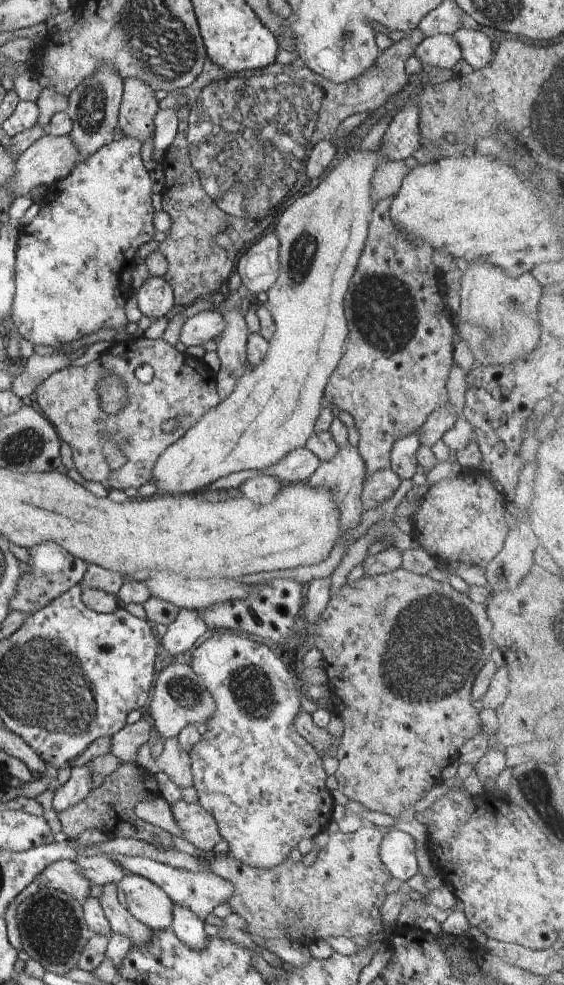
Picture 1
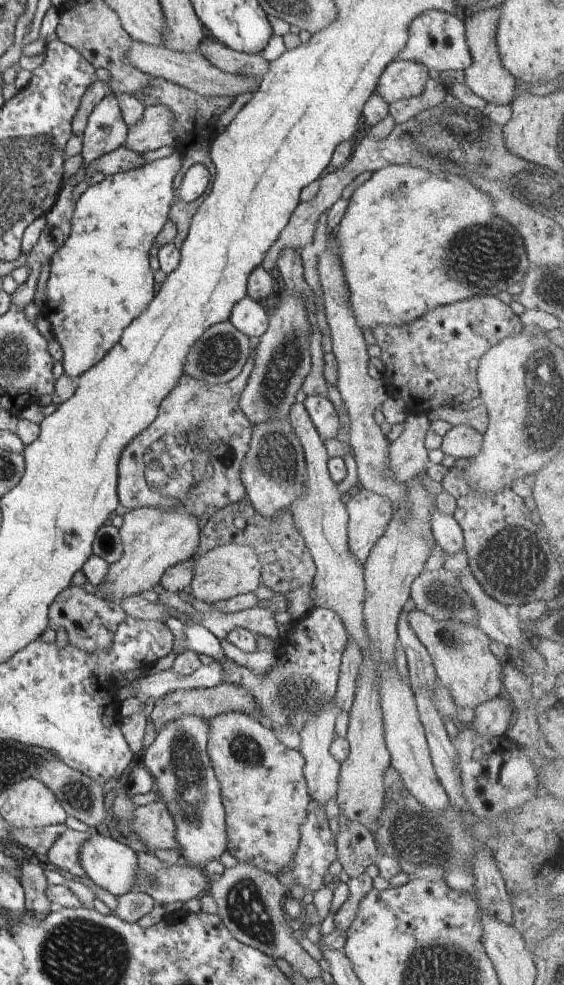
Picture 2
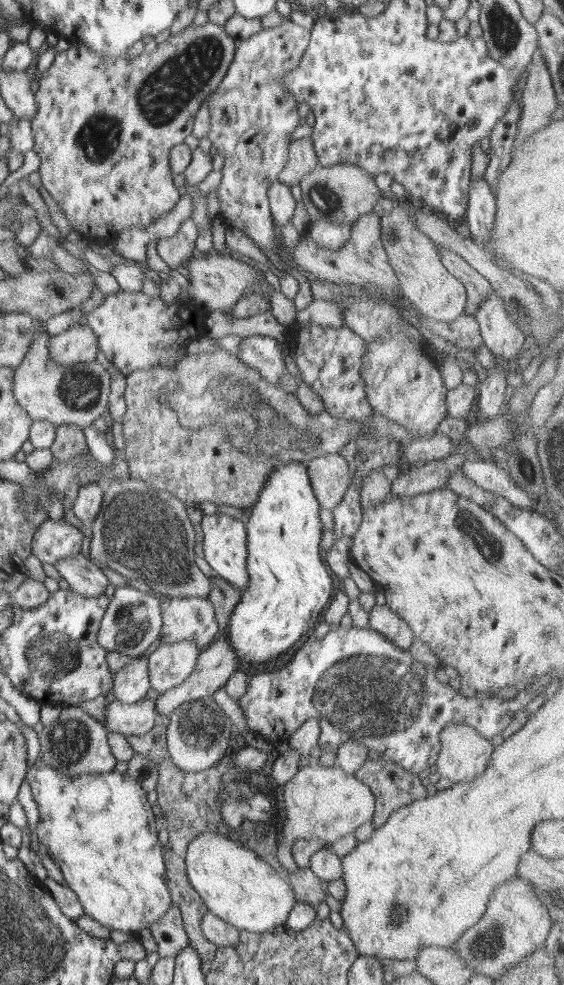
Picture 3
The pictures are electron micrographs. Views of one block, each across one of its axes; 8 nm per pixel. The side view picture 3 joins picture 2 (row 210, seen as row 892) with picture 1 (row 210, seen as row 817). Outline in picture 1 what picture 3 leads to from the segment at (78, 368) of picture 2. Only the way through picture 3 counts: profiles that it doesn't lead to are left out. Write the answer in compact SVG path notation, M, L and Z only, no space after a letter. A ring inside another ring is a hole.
M132 136L125 137L121 140L113 140L101 146L94 154L88 158L80 160L66 178L57 180L49 187L46 193L41 209L32 219L32 221L20 229L18 234L18 246L16 248L15 260L15 292L10 317L12 318L17 332L26 340L32 342L33 346L52 346L58 347L68 342L74 342L83 336L88 336L104 329L115 329L119 336L124 336L128 319L126 318L125 304L128 296L133 291L133 274L132 270L136 267L134 258L136 252L144 244L148 244L155 236L156 229L152 224L154 218L154 207L152 206L152 180L144 168L144 162L140 157L142 142Z

